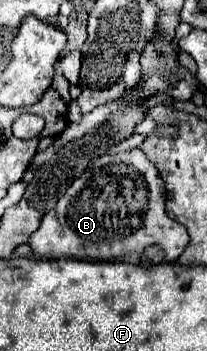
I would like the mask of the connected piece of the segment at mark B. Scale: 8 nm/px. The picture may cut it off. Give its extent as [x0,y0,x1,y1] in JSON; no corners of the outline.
[27,148,189,264]

